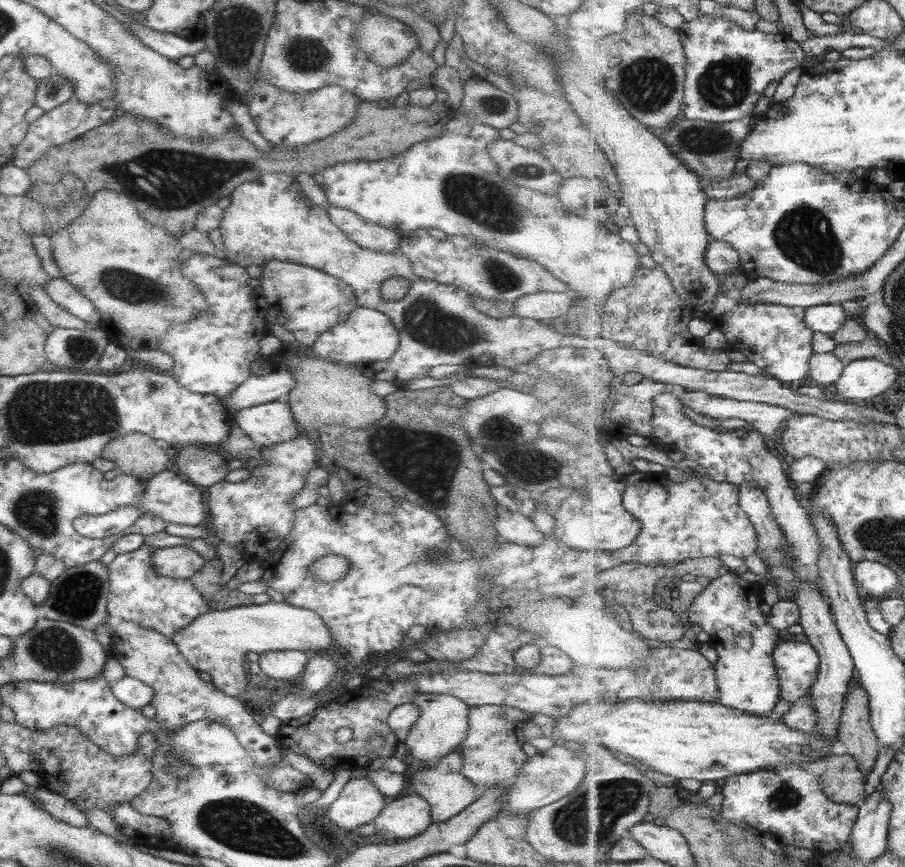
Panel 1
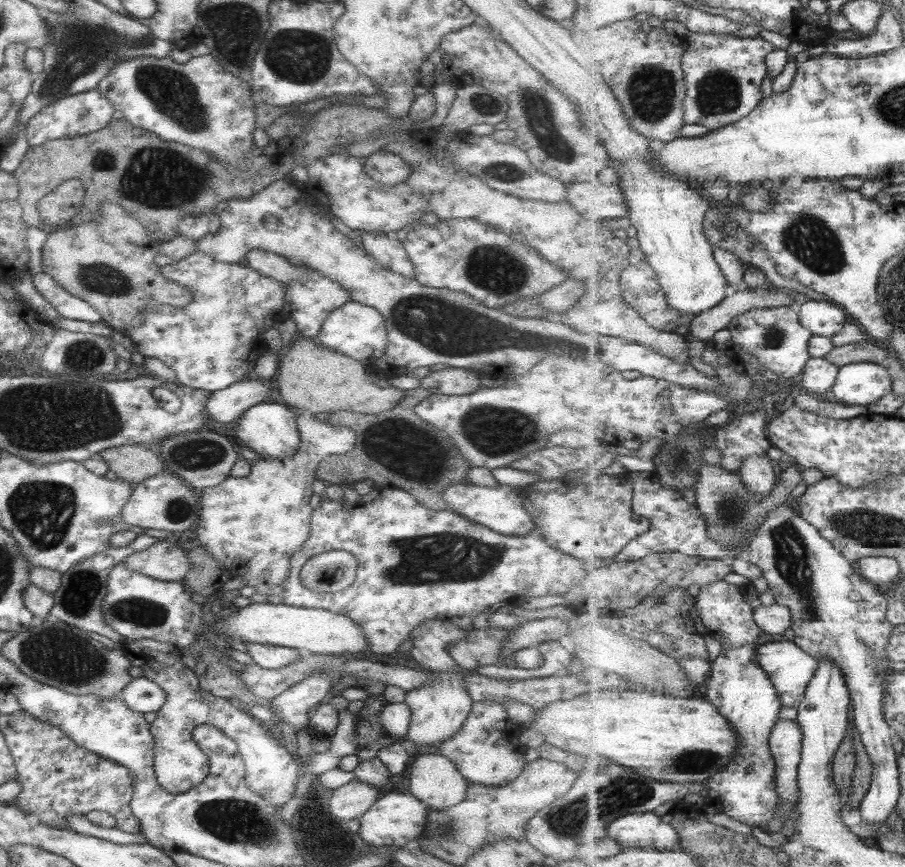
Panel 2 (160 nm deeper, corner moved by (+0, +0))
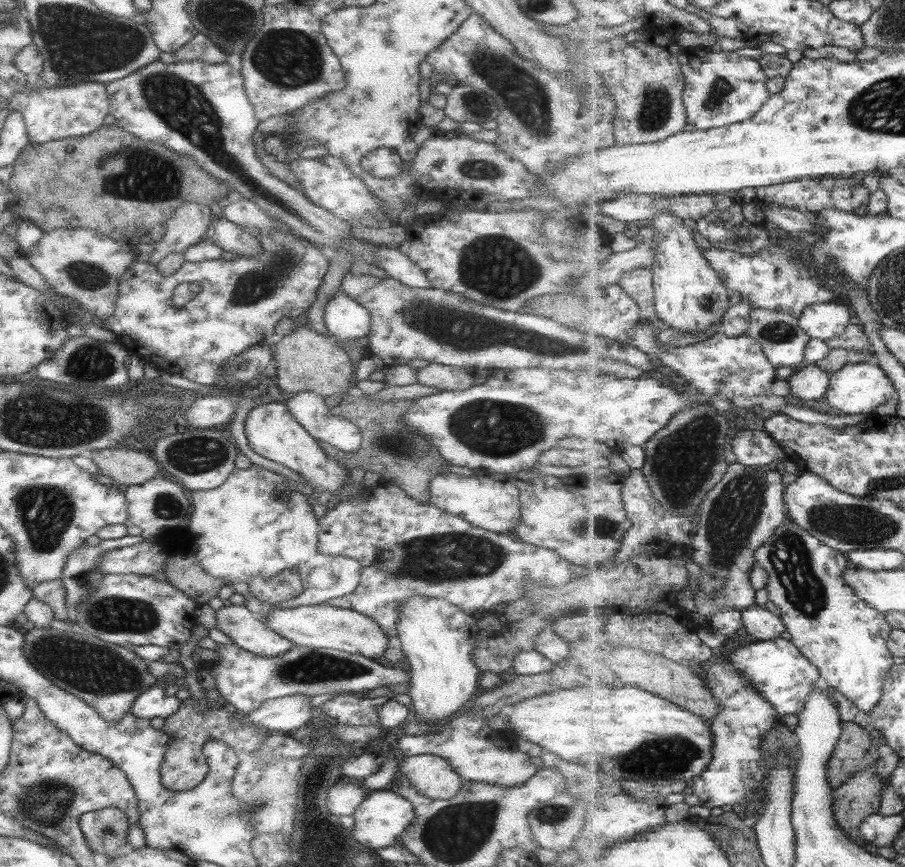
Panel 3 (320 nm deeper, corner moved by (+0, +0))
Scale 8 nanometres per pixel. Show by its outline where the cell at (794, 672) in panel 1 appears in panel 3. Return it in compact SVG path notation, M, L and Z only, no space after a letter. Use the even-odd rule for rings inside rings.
M779 638L769 641L756 641L731 651L725 658L733 668L748 678L750 683L768 700L779 716L797 714L804 711L808 696L822 684L820 669L793 644L792 640Z

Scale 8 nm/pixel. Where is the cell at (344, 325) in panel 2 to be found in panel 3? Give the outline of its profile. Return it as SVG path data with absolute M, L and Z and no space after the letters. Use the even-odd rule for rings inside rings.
M338 290L323 306L323 326L333 340L353 340L366 336L370 316L366 308Z

